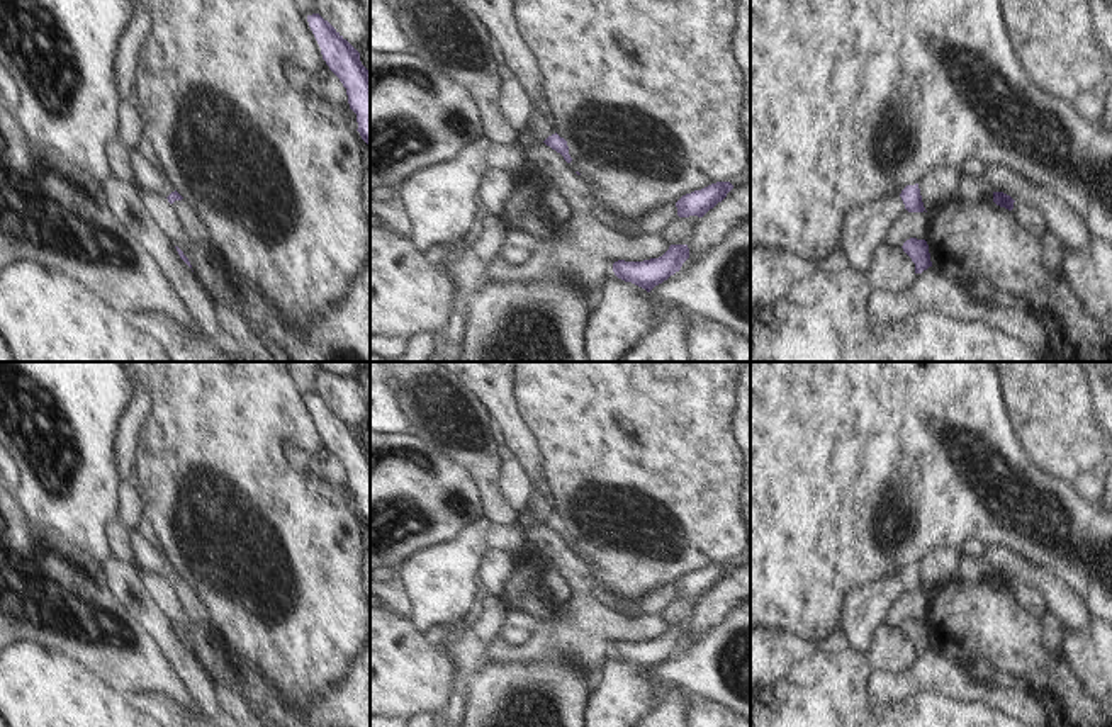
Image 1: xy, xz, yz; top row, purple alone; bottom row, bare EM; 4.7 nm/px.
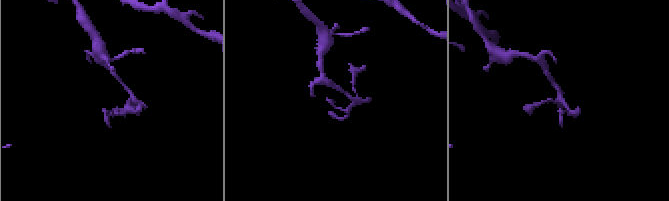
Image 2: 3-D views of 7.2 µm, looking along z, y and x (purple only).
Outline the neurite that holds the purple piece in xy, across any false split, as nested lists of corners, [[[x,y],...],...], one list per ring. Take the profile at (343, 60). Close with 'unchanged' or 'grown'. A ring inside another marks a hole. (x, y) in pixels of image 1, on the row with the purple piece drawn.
[[[319,14],[307,15],[307,22],[321,48],[323,59],[346,88],[350,109],[357,114],[357,131],[370,146],[370,71],[362,65],[360,53]]] | unchanged

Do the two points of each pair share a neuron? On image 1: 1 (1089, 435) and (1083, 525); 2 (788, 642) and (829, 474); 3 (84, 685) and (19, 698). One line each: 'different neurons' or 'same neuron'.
1: different neurons
2: different neurons
3: same neuron

